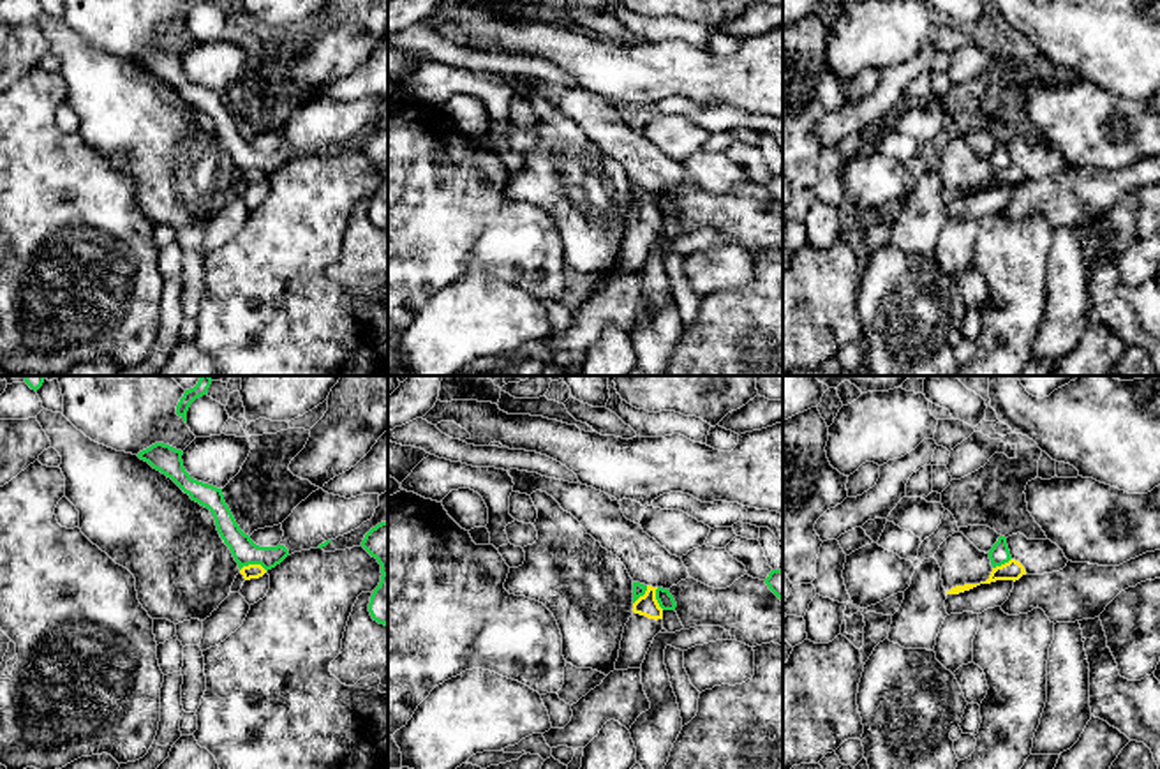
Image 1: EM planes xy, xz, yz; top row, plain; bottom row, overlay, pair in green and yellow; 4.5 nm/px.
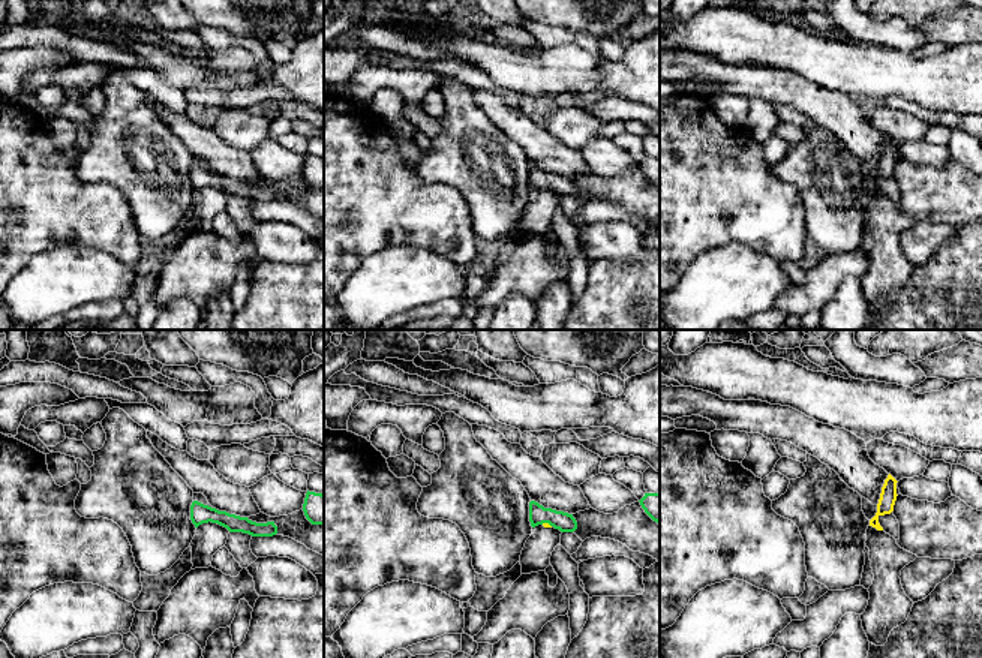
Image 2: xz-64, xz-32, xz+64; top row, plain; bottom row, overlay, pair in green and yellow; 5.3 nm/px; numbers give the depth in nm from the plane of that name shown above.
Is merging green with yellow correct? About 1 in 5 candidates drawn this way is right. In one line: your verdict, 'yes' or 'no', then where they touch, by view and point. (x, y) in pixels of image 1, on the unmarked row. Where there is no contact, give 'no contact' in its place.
no | xy (254, 168)

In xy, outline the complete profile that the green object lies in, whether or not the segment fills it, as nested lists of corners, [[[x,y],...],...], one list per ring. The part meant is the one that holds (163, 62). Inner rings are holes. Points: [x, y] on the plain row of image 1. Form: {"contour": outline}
{"contour": [[[155,48],[138,58],[153,74],[171,83],[192,106],[208,113],[215,123],[217,136],[229,152],[238,173],[261,169],[266,176],[280,169],[289,155],[284,150],[259,152],[236,129],[224,106],[222,93],[194,85],[183,72],[183,56],[164,48]]]}

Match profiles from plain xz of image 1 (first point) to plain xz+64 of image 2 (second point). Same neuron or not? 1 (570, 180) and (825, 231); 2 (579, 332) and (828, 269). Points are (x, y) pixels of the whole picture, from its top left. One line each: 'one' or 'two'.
1: one
2: one

